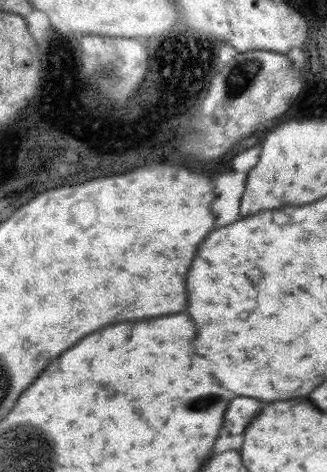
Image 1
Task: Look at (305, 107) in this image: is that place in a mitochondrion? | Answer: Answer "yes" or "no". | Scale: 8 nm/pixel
no

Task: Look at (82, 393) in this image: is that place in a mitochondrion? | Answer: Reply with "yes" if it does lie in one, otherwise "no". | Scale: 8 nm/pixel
no

